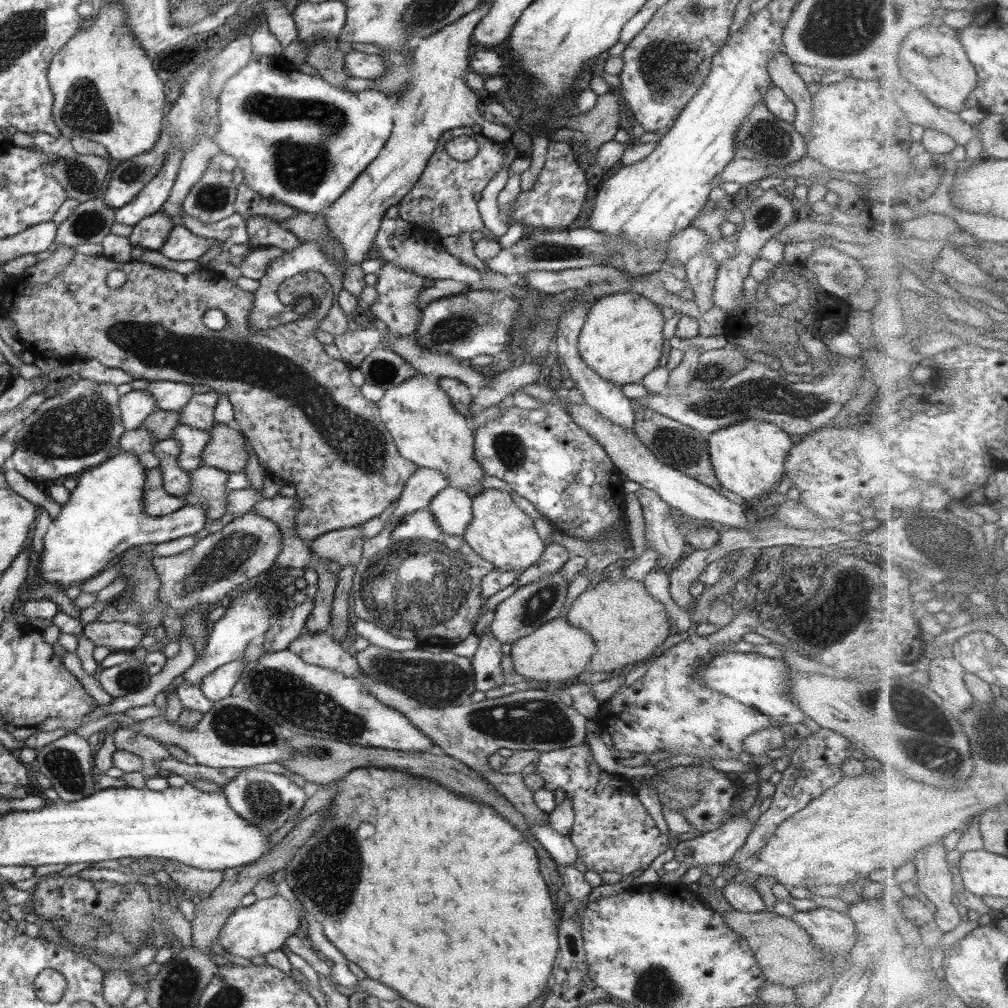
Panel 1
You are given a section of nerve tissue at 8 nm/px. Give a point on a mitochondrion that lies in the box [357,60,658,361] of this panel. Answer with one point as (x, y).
(460, 325)

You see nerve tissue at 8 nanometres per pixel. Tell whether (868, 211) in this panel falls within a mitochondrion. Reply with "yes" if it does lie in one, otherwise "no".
no

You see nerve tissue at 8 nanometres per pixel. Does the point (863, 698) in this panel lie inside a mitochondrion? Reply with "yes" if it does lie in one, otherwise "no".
yes

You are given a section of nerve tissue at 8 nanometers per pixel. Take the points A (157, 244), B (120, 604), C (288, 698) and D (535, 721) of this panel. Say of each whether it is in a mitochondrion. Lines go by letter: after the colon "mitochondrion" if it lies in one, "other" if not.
A: other
B: other
C: mitochondrion
D: mitochondrion

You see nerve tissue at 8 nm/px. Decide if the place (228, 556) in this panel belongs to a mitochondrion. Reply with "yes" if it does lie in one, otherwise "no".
yes

